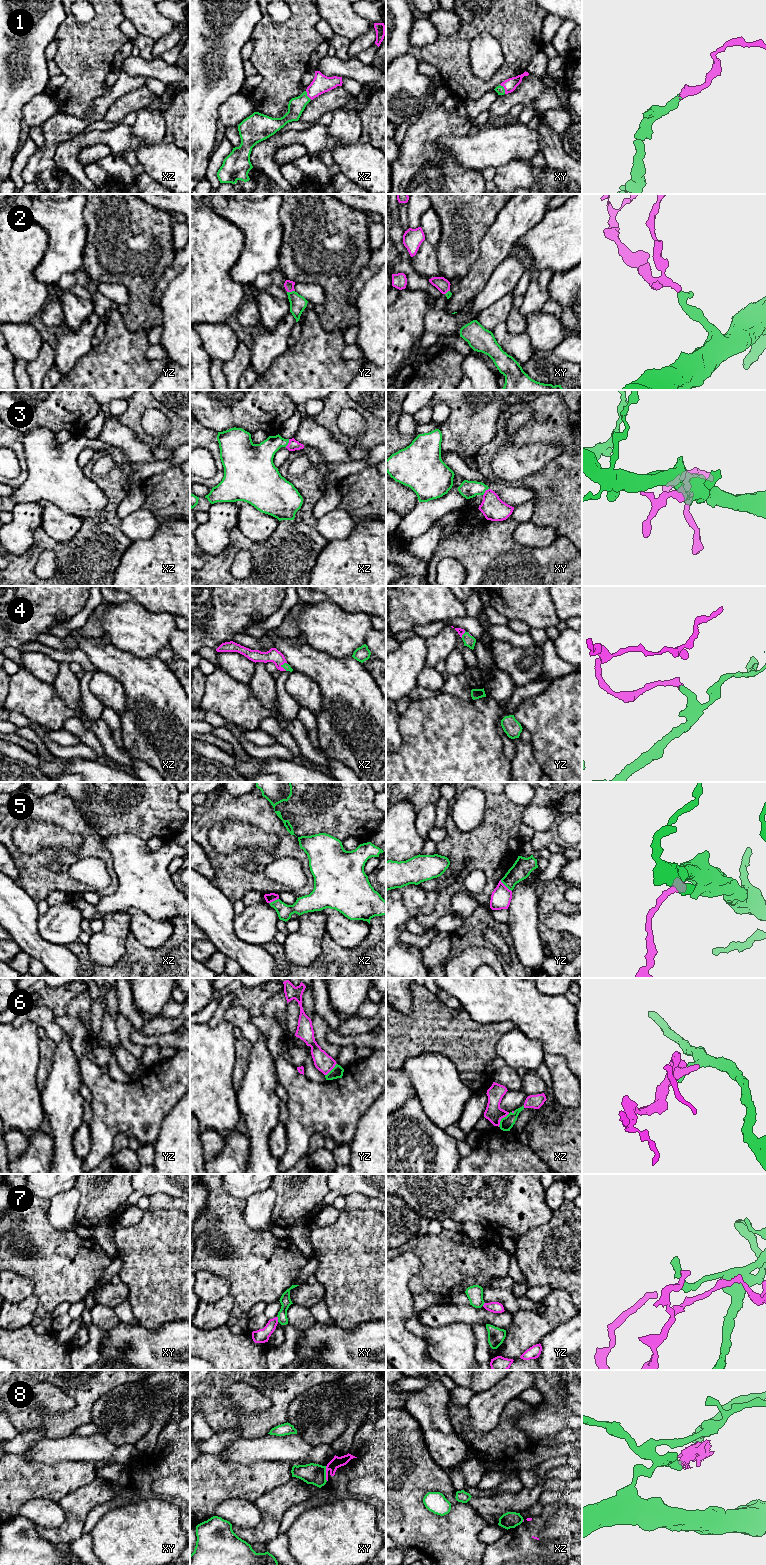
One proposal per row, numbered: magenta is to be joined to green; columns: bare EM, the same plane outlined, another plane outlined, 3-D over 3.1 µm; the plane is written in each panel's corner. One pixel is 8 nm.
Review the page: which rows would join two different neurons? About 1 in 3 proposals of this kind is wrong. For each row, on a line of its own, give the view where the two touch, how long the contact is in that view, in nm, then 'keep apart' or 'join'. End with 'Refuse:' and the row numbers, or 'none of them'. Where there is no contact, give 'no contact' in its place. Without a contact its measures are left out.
1: xy | 90 nm | join
2: yz | 70 nm | join
3: xz | 70 nm | join
4: xz | 70 nm | join
5: yz | 130 nm | join
6: xz | 140 nm | keep apart
7: xy | 50 nm | keep apart
8: xy | 120 nm | keep apart
Refuse: 6, 7, 8

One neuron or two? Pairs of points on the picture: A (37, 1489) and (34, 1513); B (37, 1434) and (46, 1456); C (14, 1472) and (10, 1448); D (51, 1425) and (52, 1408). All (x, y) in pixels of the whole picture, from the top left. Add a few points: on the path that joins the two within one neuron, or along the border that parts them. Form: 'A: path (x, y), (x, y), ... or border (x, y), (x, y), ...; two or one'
A: border (59, 1501), (33, 1498), (21, 1507), (19, 1514); two
B: border (46, 1437), (35, 1441), (23, 1453); two
C: border (10, 1453), (23, 1454); two
D: border (37, 1403), (49, 1414), (65, 1412), (74, 1407); two

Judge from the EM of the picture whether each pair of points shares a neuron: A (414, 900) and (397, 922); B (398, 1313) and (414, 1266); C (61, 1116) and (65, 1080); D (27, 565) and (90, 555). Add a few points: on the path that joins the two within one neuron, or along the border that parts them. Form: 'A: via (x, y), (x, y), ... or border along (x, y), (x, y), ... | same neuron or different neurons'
A: via (414, 905), (402, 917) | same neuron
B: via (398, 1301), (398, 1282), (402, 1278) | same neuron
C: via (62, 1107), (62, 1089) | same neuron
D: via (39, 548), (55, 546), (68, 555), (73, 555) | same neuron

